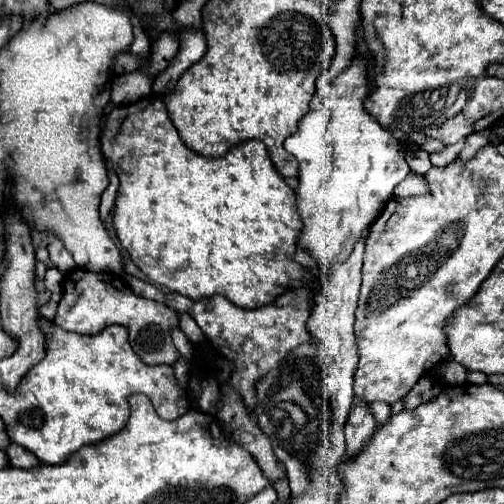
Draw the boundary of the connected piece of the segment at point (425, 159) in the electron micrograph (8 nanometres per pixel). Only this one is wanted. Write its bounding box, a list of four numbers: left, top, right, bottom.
[405,149,433,173]

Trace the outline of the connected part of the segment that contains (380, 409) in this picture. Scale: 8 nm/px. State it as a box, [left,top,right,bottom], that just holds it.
[368,403,390,425]

